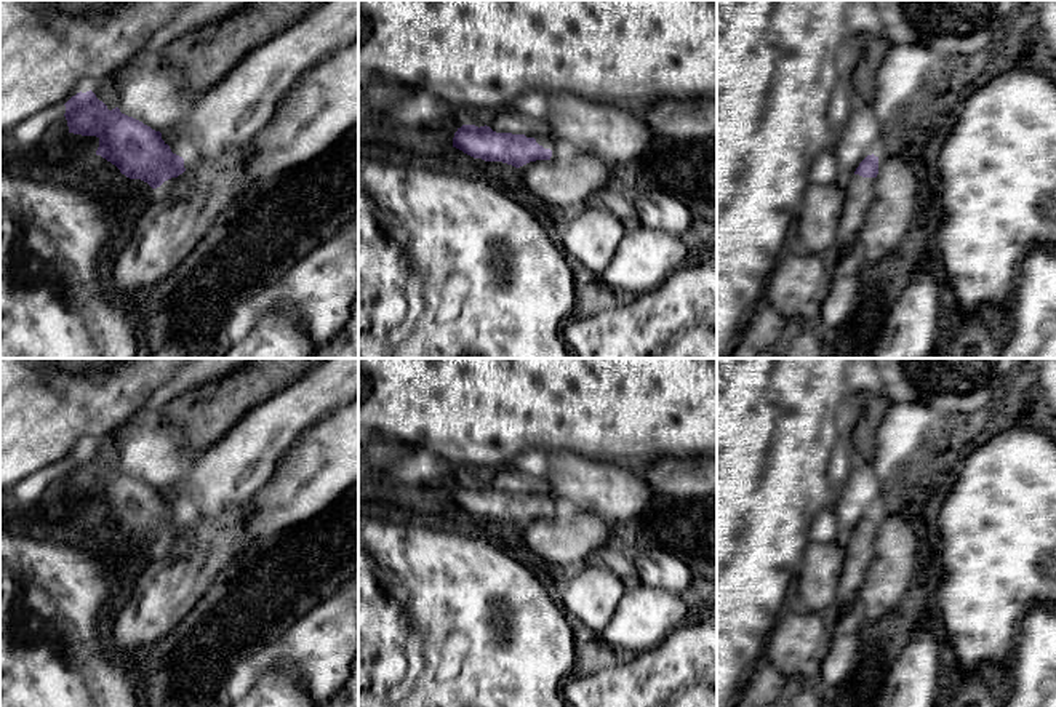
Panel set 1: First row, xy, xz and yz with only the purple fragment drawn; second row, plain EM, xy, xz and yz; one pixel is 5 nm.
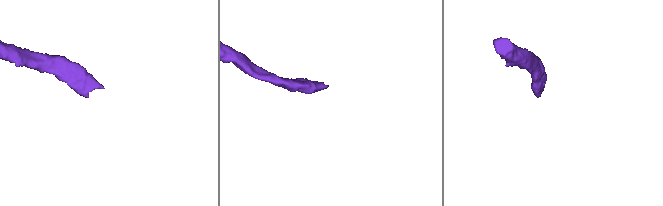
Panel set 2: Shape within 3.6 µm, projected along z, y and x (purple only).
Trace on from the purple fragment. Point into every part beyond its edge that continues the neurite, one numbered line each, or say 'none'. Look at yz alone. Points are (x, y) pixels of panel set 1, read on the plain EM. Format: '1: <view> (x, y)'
1: yz (860, 551)

